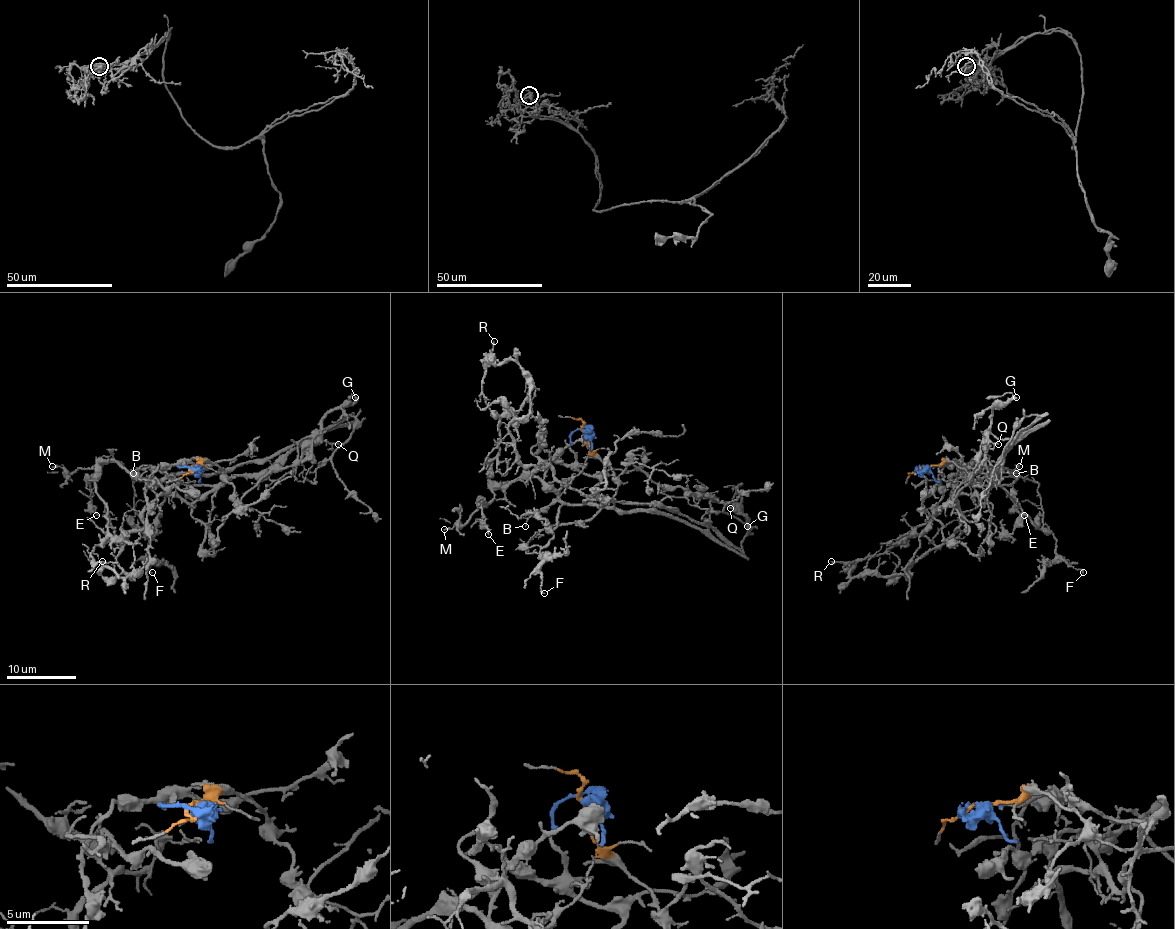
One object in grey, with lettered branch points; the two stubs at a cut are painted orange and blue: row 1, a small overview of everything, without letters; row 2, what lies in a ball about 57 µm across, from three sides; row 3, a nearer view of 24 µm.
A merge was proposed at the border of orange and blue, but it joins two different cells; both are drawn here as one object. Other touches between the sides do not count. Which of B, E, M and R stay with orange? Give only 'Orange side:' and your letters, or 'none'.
Orange side: none

